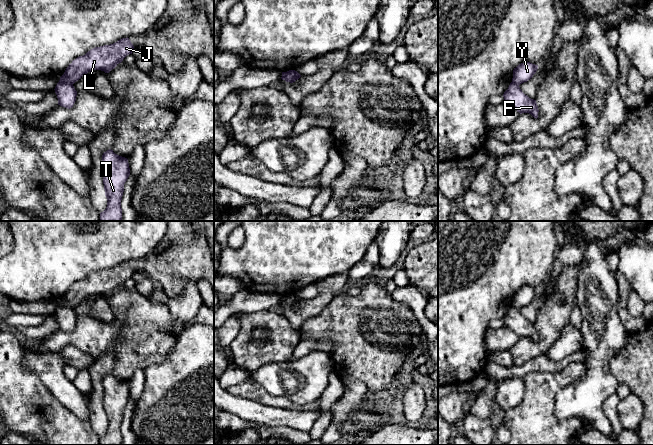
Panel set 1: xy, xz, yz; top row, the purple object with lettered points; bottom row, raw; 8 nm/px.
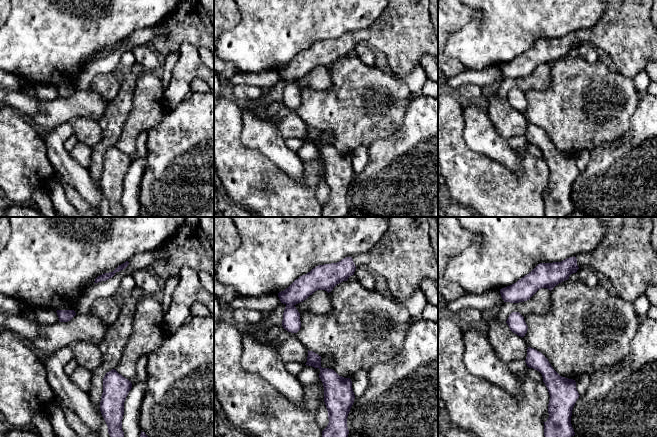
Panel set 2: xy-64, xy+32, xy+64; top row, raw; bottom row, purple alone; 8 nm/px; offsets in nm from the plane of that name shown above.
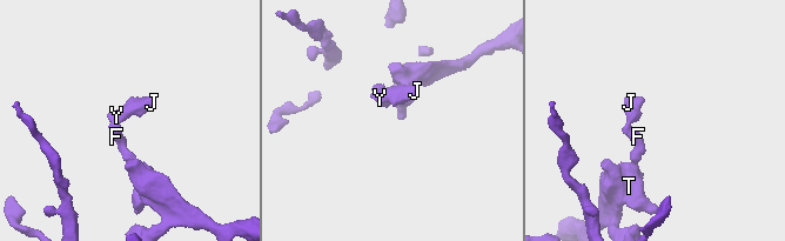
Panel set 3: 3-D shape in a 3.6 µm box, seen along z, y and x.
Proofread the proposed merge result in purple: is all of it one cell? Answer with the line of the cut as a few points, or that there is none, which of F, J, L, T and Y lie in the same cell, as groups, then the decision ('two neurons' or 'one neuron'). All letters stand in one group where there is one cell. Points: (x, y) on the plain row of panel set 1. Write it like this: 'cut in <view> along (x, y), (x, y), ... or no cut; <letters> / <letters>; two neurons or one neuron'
cut in xy along (59, 305), (72, 309); F T / J L Y; two neurons

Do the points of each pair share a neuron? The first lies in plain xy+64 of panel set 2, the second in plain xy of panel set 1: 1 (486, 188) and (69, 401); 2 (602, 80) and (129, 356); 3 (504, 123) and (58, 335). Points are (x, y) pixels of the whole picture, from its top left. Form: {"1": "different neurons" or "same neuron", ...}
{"1": "different neurons", "2": "same neuron", "3": "different neurons"}

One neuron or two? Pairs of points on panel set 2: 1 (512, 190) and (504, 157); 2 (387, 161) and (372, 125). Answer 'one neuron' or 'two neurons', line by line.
1: two neurons
2: two neurons

